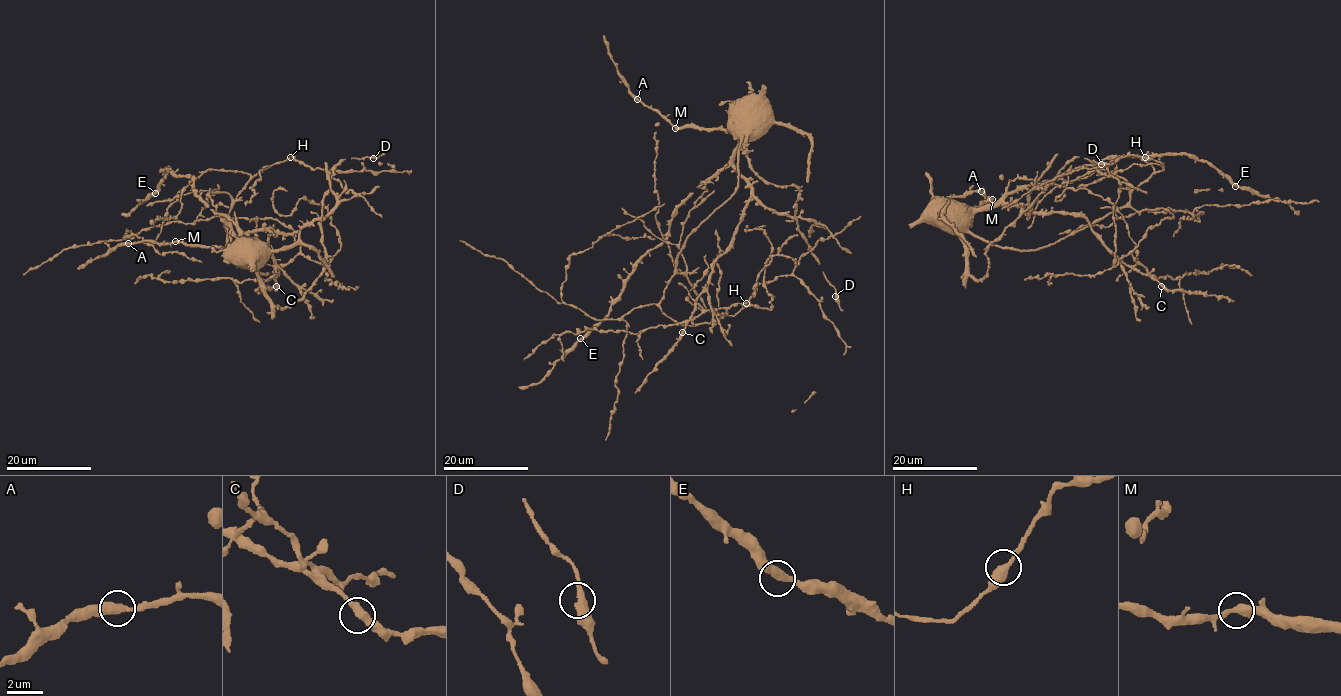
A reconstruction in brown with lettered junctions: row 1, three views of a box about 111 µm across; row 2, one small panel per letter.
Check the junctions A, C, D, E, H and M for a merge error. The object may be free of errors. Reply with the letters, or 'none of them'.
none of them

